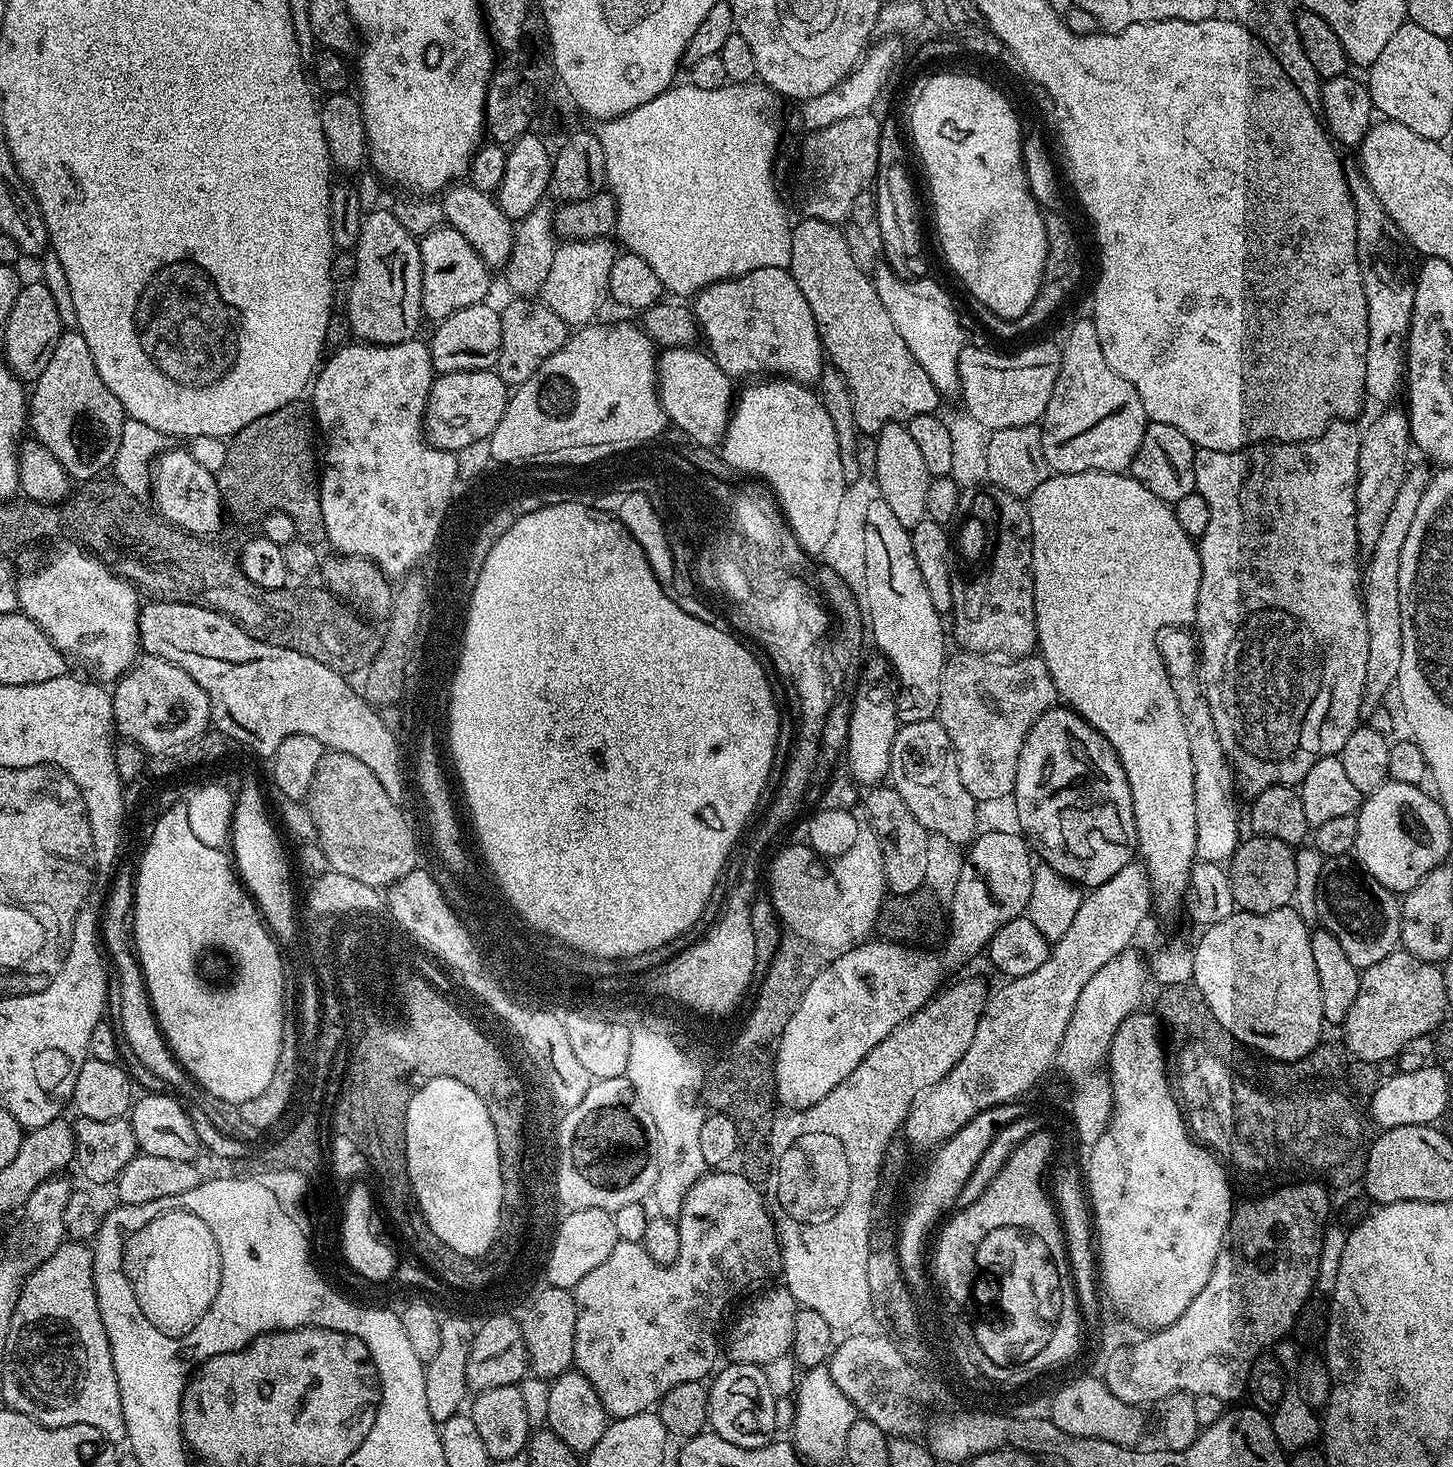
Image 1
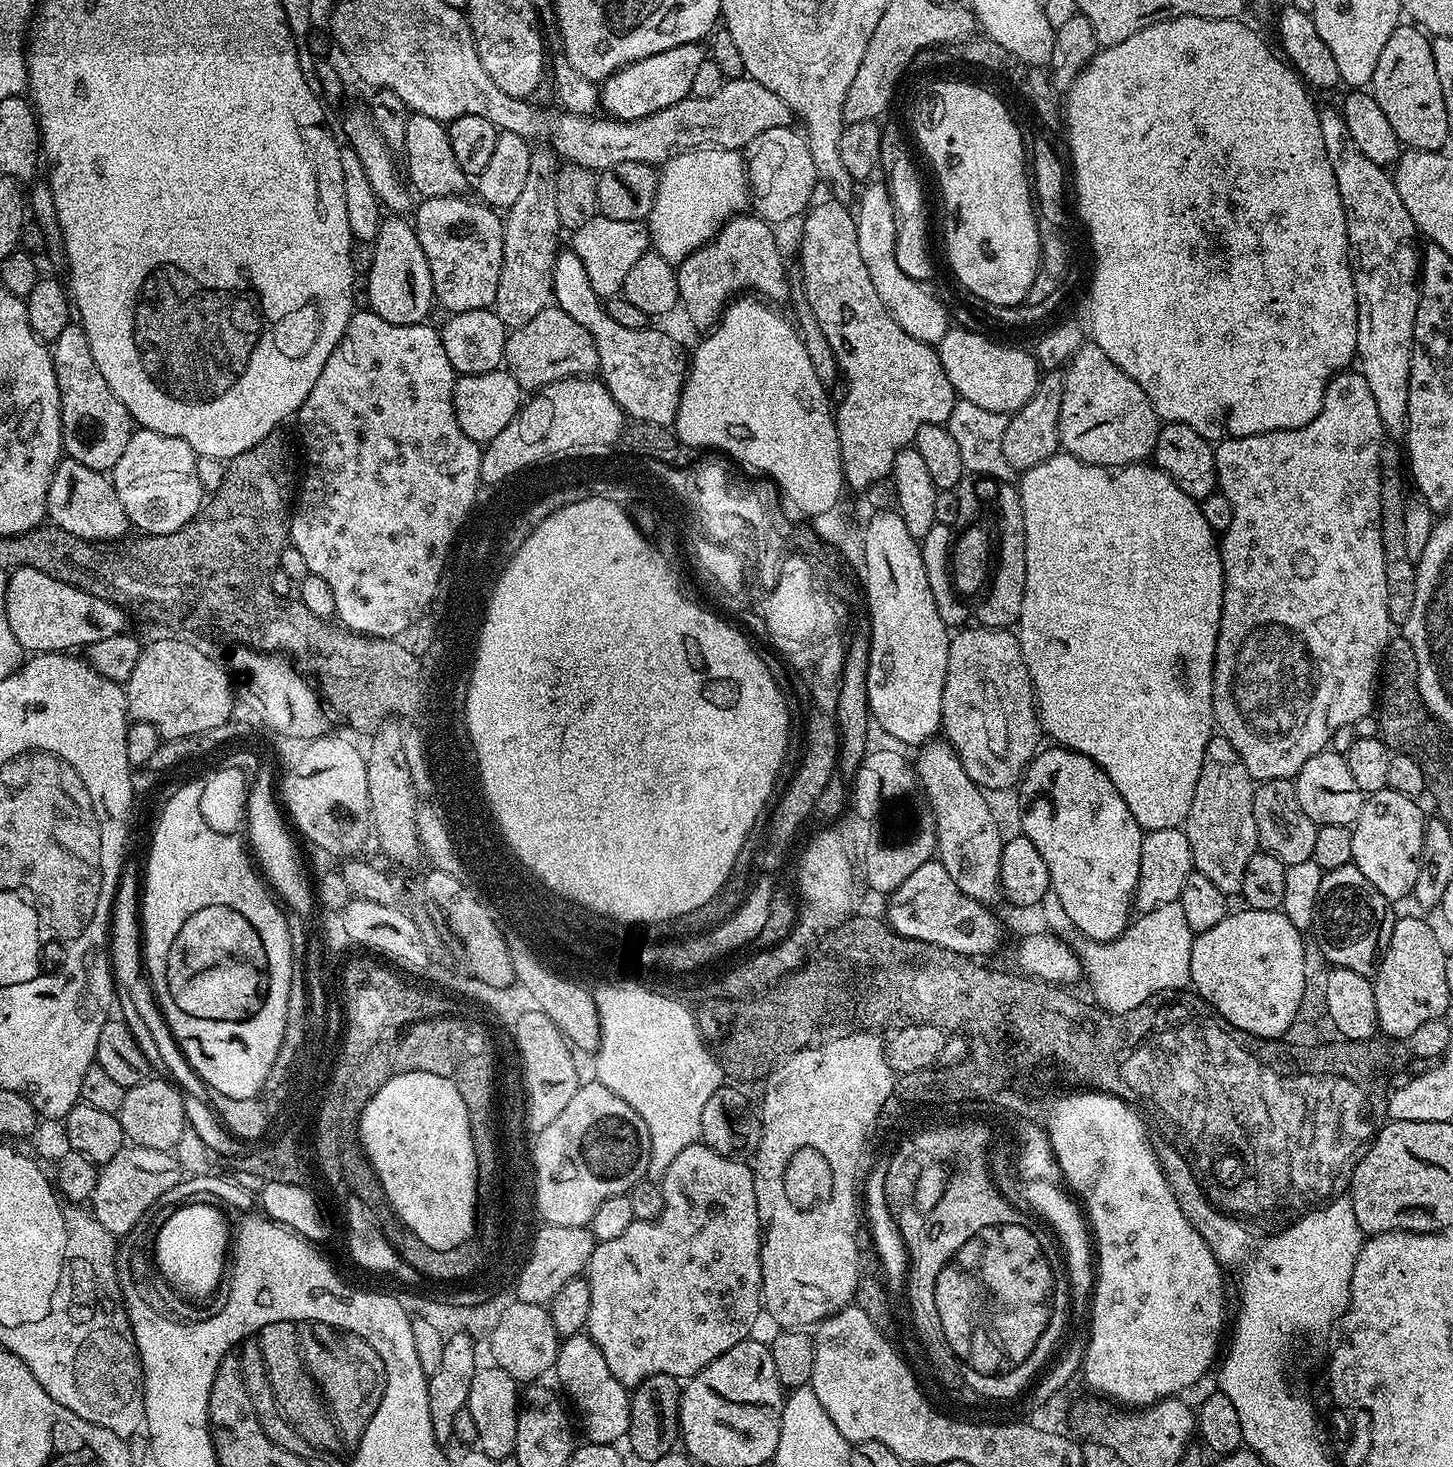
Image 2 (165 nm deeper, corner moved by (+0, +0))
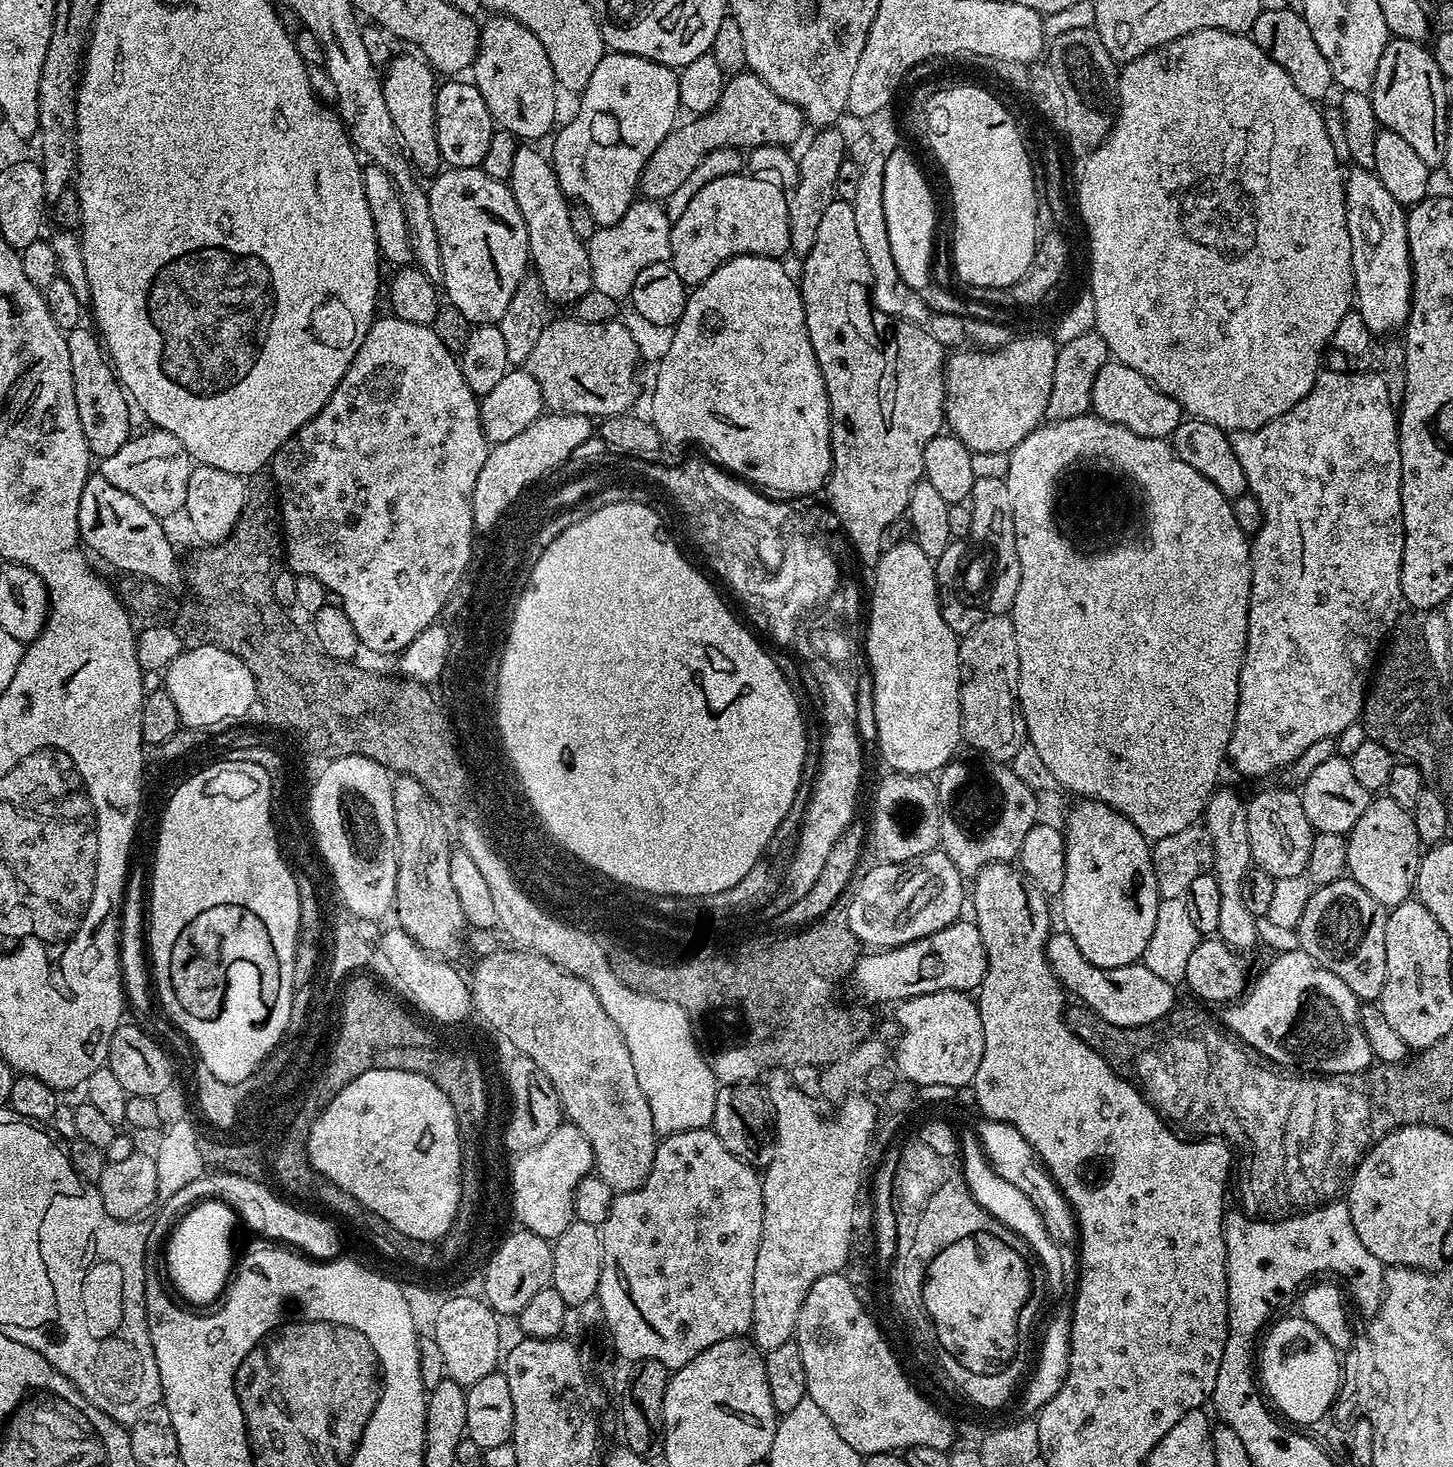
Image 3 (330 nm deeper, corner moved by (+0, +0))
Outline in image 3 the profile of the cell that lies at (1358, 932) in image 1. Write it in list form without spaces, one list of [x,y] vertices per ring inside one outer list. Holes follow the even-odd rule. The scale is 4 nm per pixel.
[[[1350,878],[1321,884],[1311,893],[1302,913],[1298,933],[1300,948],[1314,962],[1318,962],[1330,974],[1338,974],[1356,999],[1361,1002],[1379,1001],[1382,986],[1386,982],[1386,934],[1384,927],[1388,912],[1362,886]]]

